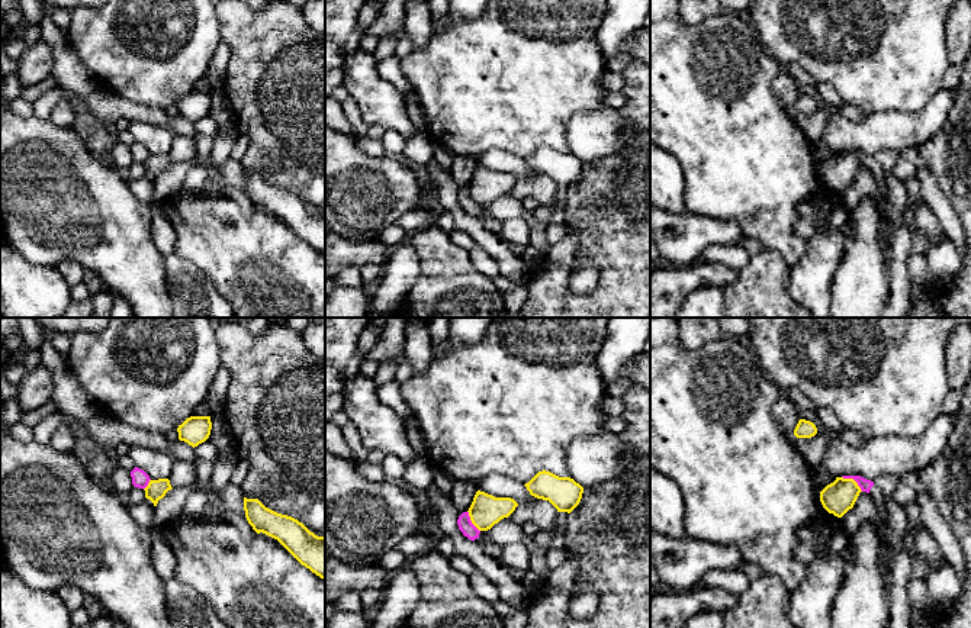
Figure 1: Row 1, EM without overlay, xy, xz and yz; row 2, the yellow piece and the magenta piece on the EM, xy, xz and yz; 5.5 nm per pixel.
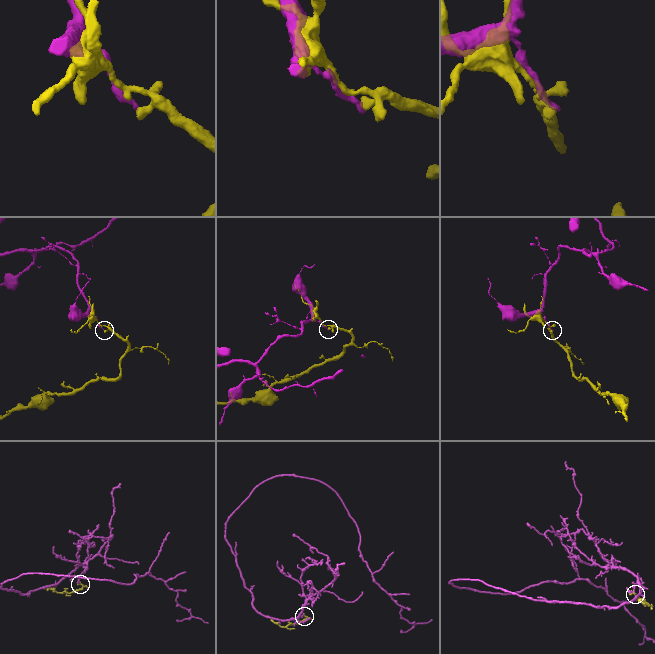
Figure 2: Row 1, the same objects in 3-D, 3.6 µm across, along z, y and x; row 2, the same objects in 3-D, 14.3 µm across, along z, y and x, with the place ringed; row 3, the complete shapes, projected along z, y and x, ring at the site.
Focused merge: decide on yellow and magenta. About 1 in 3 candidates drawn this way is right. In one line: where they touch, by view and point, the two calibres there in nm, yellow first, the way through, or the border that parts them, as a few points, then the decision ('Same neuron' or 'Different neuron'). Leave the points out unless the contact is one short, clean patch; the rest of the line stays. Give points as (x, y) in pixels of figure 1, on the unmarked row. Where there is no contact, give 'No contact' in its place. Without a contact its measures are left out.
Touches yellow at yz (854, 155). Thickness 180 nm (yellow) against 70 nm. Different neuron

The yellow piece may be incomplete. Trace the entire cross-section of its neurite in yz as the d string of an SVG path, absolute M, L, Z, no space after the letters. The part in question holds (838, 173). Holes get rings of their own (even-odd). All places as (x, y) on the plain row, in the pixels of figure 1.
M836 152L833 158L820 167L820 177L829 189L842 193L853 183L861 167L853 154Z

